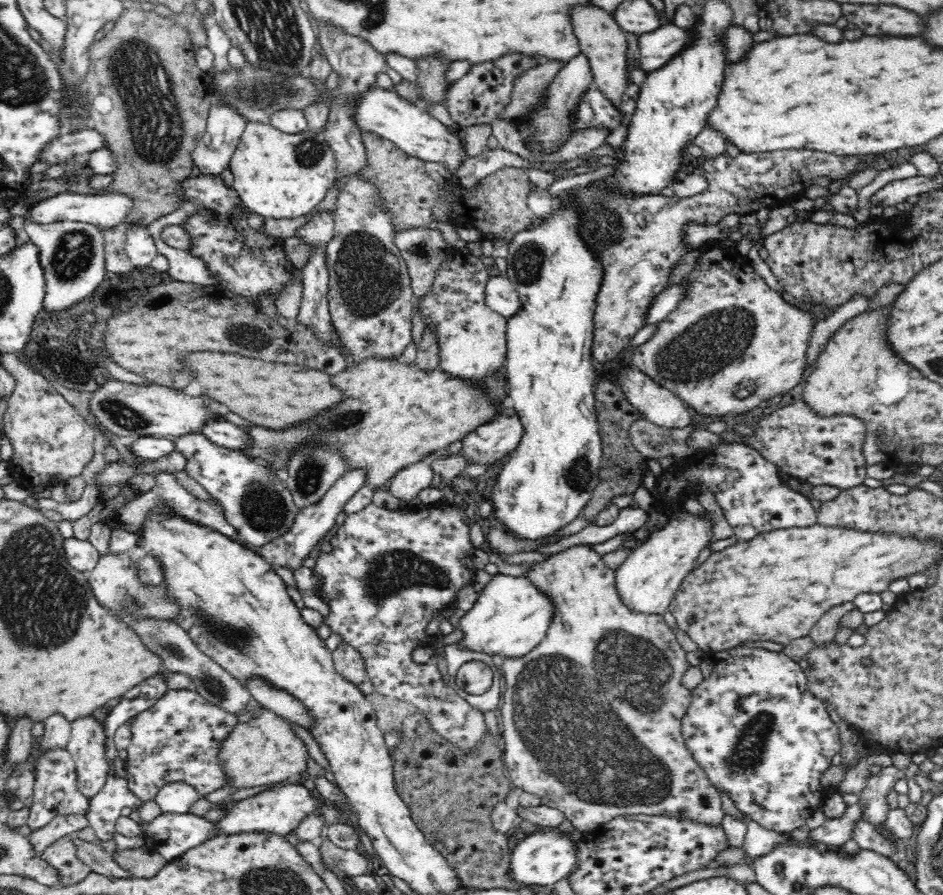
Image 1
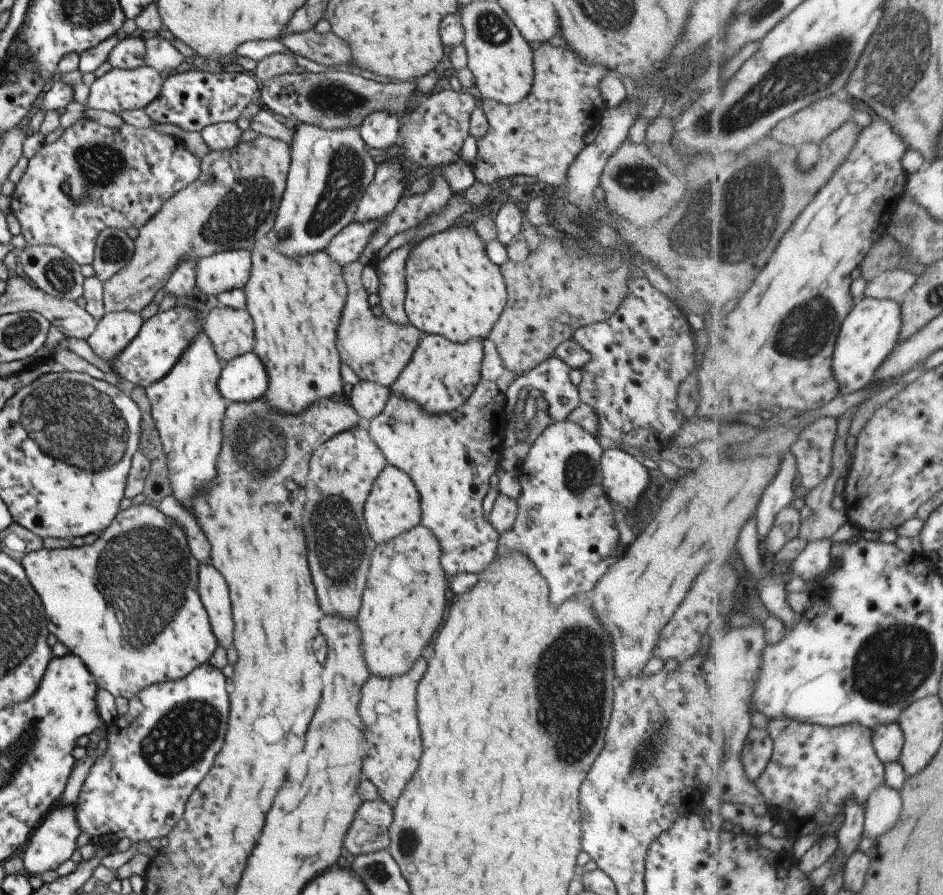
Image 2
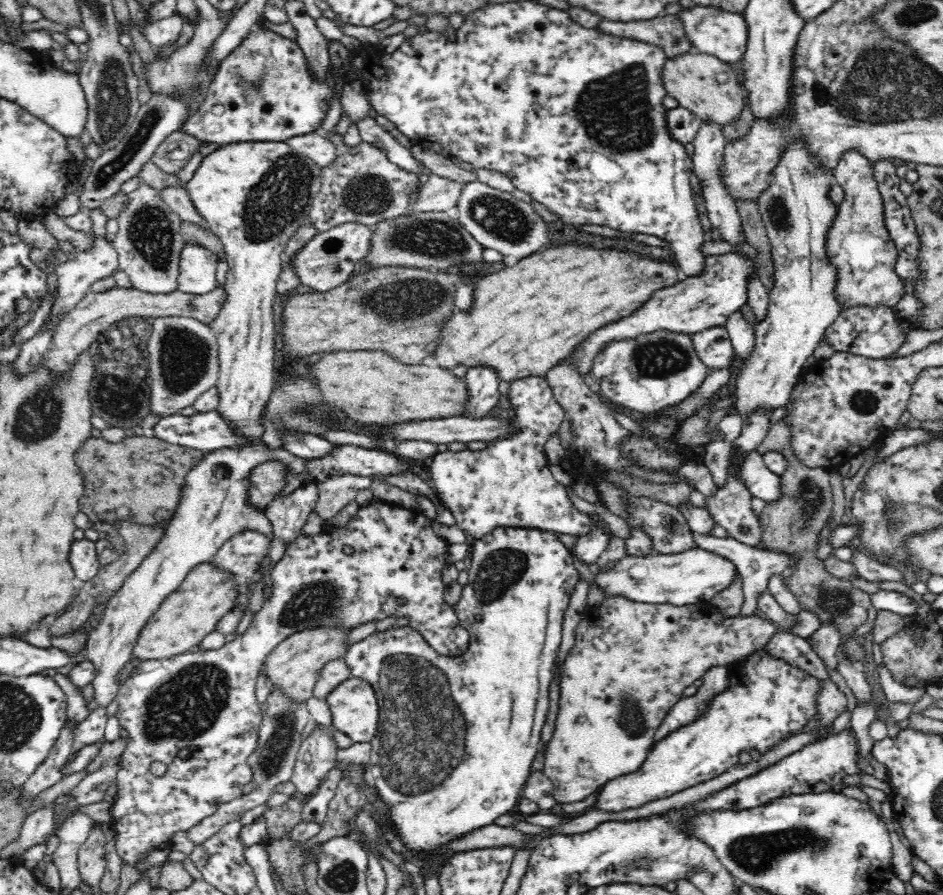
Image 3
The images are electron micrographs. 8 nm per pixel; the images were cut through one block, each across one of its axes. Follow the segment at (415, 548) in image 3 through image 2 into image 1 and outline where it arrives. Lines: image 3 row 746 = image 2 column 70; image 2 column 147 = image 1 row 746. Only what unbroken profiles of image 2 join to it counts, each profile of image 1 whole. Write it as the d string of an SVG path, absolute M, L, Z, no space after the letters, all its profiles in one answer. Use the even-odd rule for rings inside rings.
M168 689L154 706L139 712L134 722L129 725L131 743L127 748L127 759L124 760L125 779L129 790L142 802L155 801L158 792L171 782L190 784L202 797L216 792L226 784L226 771L220 765L220 746L235 726L244 718L222 710L218 705L206 700L199 692L188 689Z

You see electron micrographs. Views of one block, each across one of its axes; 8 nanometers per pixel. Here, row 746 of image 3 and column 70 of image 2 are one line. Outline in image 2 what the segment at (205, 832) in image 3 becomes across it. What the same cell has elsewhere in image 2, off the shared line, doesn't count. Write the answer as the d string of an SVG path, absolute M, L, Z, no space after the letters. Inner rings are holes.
M52 245L26 246L17 251L17 257L20 274L45 293L73 301L83 295L85 277L80 273L80 265L61 248Z

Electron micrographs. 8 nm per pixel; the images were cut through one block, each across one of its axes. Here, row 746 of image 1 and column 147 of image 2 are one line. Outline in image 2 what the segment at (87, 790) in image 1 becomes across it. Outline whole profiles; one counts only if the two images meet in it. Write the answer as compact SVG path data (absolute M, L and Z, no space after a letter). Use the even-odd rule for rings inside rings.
M148 65L134 70L113 68L91 84L85 104L94 110L108 110L116 114L125 110L144 109L160 94L162 87L160 73Z

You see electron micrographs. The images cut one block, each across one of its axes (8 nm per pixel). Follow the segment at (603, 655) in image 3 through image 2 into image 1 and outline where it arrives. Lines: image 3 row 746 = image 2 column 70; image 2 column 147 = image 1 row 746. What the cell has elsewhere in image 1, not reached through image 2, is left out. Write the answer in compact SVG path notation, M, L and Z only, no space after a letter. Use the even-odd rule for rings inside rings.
M575 545L562 553L550 555L541 564L529 565L532 569L529 570L528 575L524 576L553 601L554 616L552 616L552 623L545 638L538 643L538 646L535 646L532 652L522 658L504 658L502 662L507 691L501 694L502 706L497 714L500 722L503 763L507 776L515 789L535 795L542 805L561 810L577 832L582 835L620 815L670 813L670 815L684 817L684 819L698 821L698 823L710 825L716 823L722 826L721 821L725 813L722 811L720 793L712 785L712 781L706 777L706 771L702 770L702 765L698 765L698 761L688 751L684 736L682 736L682 718L692 700L691 690L682 684L682 676L691 668L690 662L686 660L687 653L676 641L676 635L668 627L663 615L634 611L622 603L616 587L615 570L608 568L602 562L601 556L592 551L592 546Z

